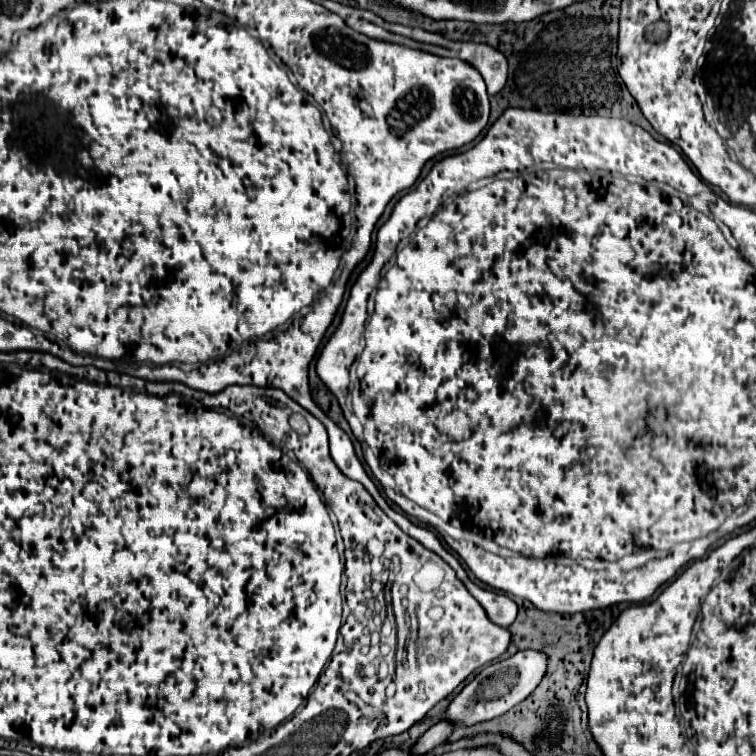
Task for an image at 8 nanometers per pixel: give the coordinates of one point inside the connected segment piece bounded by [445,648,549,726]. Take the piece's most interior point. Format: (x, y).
(496, 689)

